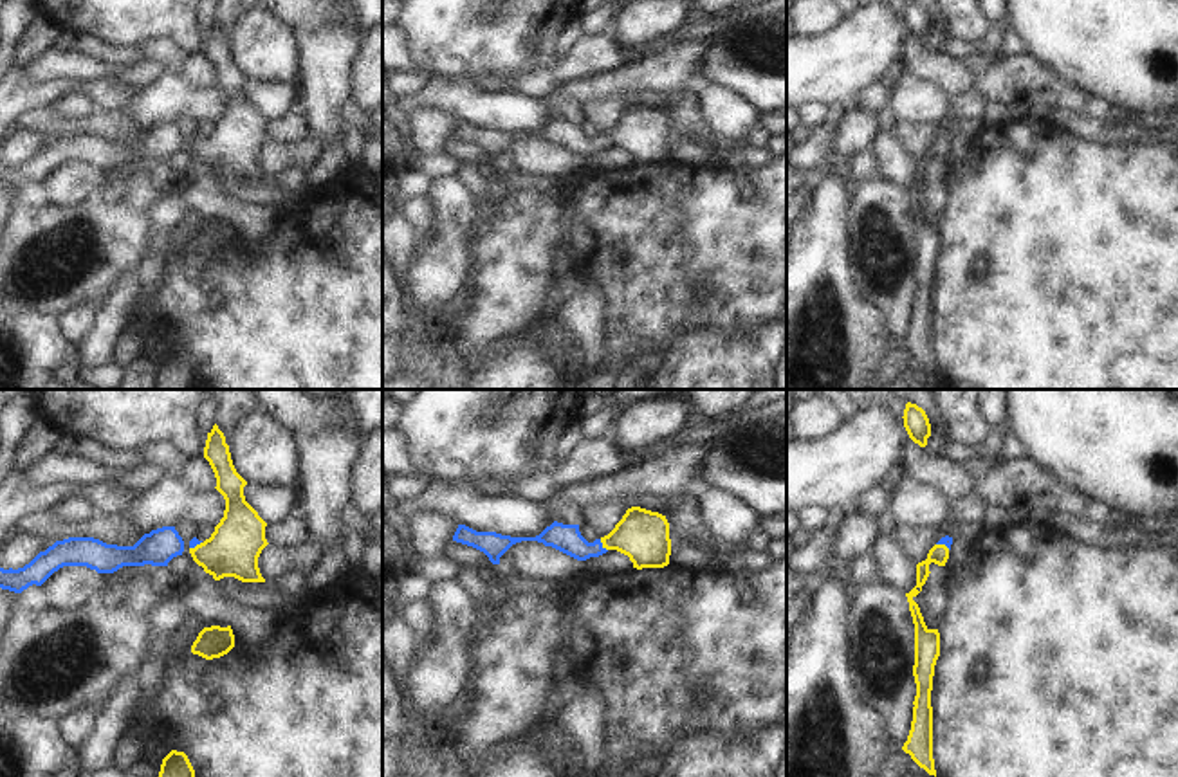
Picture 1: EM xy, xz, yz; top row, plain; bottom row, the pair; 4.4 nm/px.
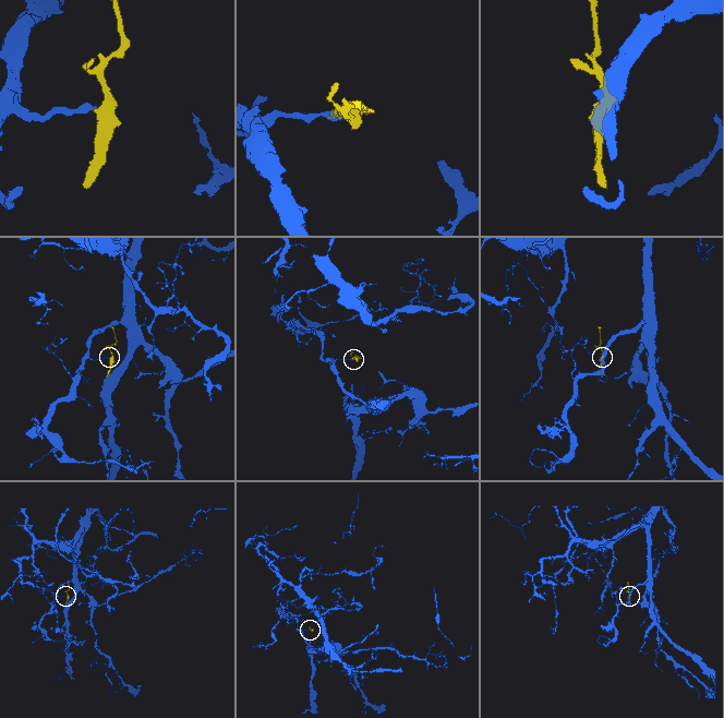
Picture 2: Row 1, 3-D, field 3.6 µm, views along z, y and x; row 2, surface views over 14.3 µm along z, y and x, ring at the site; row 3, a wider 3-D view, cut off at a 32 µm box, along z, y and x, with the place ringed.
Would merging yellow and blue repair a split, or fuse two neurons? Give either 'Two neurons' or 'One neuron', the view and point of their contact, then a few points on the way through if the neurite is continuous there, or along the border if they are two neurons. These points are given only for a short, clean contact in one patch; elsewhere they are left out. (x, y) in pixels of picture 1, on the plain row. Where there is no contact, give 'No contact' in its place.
One neuron. Touches yellow at xz (603, 141). Path across: xz (641, 130), (603, 141), (576, 143), (565, 134)

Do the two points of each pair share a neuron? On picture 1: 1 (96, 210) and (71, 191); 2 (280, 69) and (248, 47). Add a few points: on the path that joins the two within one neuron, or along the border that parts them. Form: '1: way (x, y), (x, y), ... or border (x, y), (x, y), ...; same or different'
1: border (98, 193), (74, 204), (49, 206); different
2: way (273, 62), (255, 47); same

